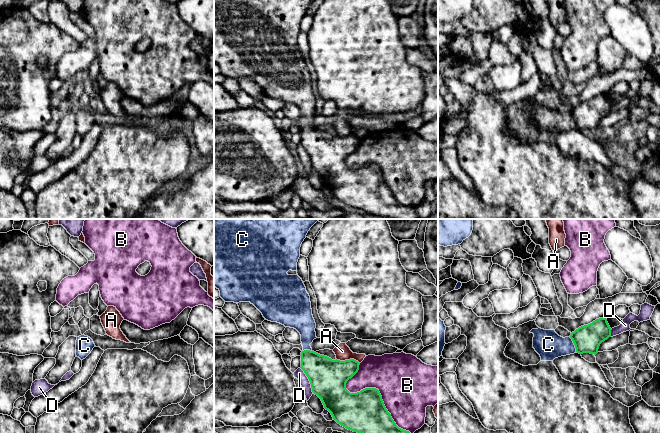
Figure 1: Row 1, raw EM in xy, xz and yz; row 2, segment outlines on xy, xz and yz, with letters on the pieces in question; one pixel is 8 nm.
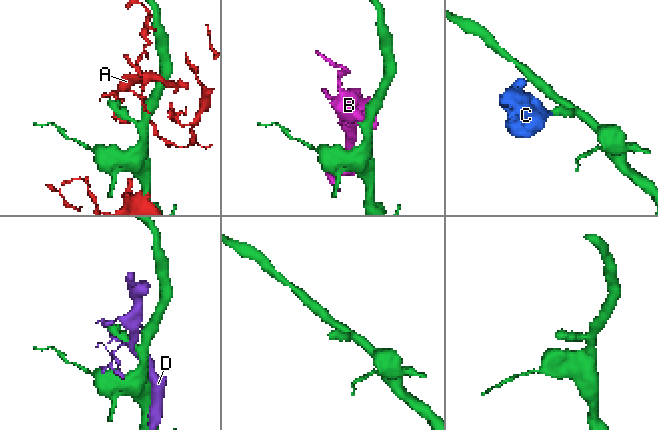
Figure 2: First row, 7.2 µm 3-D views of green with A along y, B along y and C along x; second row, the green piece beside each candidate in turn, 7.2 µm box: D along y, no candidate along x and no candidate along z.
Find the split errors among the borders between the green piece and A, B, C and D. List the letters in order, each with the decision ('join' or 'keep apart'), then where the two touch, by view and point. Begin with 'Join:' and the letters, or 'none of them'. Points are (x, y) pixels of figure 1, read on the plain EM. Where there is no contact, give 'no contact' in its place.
Join: C
A: keep apart; meets green in xz at (348, 136)
B: keep apart; meets green in xz at (374, 164)
C: join; meets green in yz at (574, 120)
D: keep apart; meets green in xz at (309, 156)

